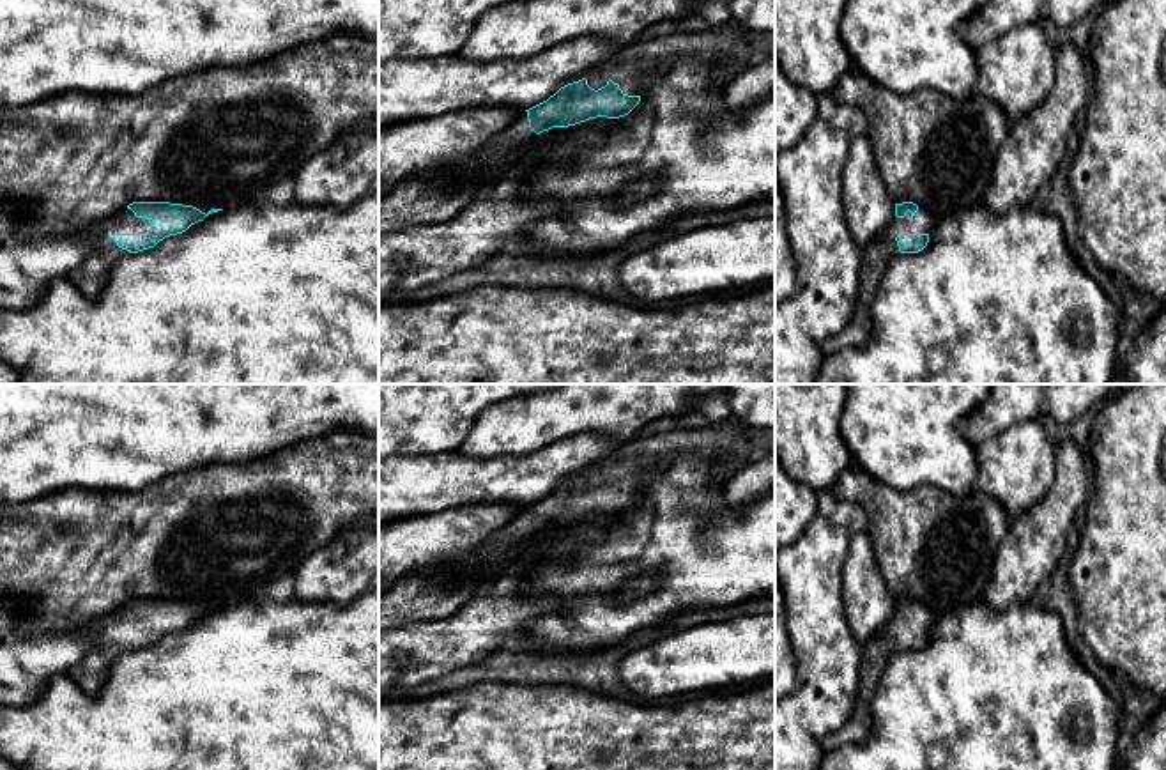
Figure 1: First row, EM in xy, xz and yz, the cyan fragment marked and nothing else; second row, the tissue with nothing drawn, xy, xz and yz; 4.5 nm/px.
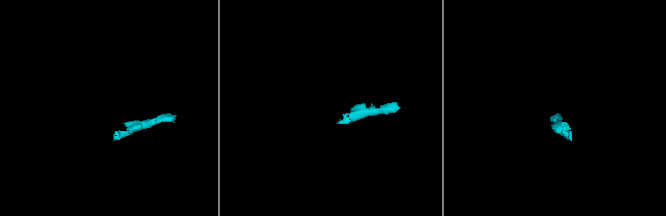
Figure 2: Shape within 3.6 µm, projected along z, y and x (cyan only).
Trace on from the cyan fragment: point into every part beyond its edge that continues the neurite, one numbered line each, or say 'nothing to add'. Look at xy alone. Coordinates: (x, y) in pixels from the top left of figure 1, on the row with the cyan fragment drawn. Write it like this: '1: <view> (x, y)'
1: xy (91, 277)

